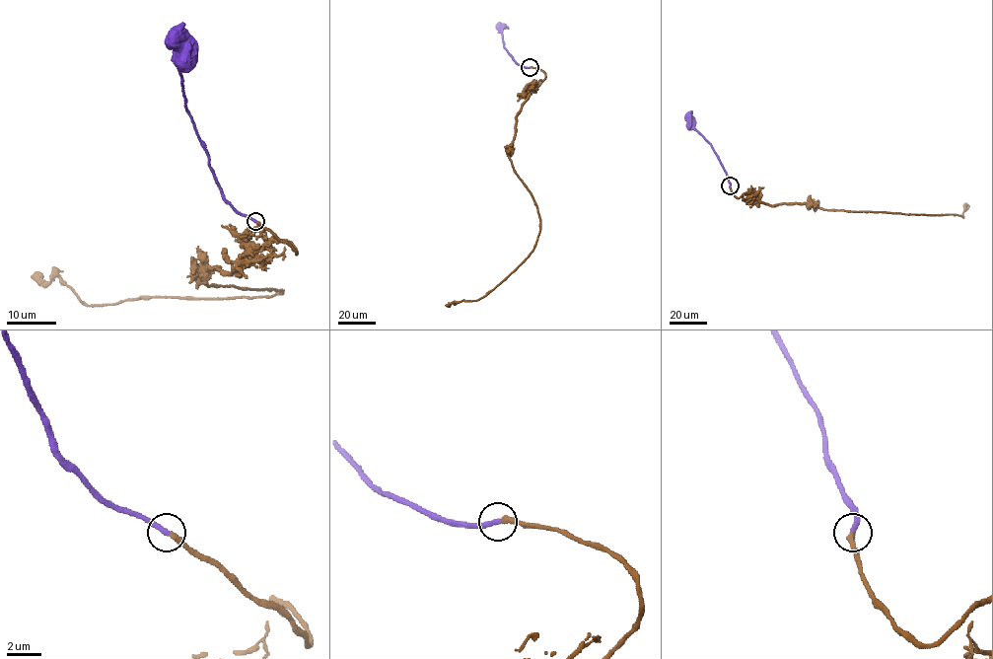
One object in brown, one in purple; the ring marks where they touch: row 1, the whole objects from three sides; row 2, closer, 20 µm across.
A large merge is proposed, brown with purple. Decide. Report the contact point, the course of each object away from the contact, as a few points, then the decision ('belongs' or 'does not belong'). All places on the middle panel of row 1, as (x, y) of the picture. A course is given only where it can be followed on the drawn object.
at (530, 67); brown runs (530, 67), (545, 78), (517, 116), (509, 157), (536, 206), (537, 240), (484, 296), (446, 306); purple runs (530, 67), (518, 64), (513, 59), (504, 45), (499, 26); does not belong

